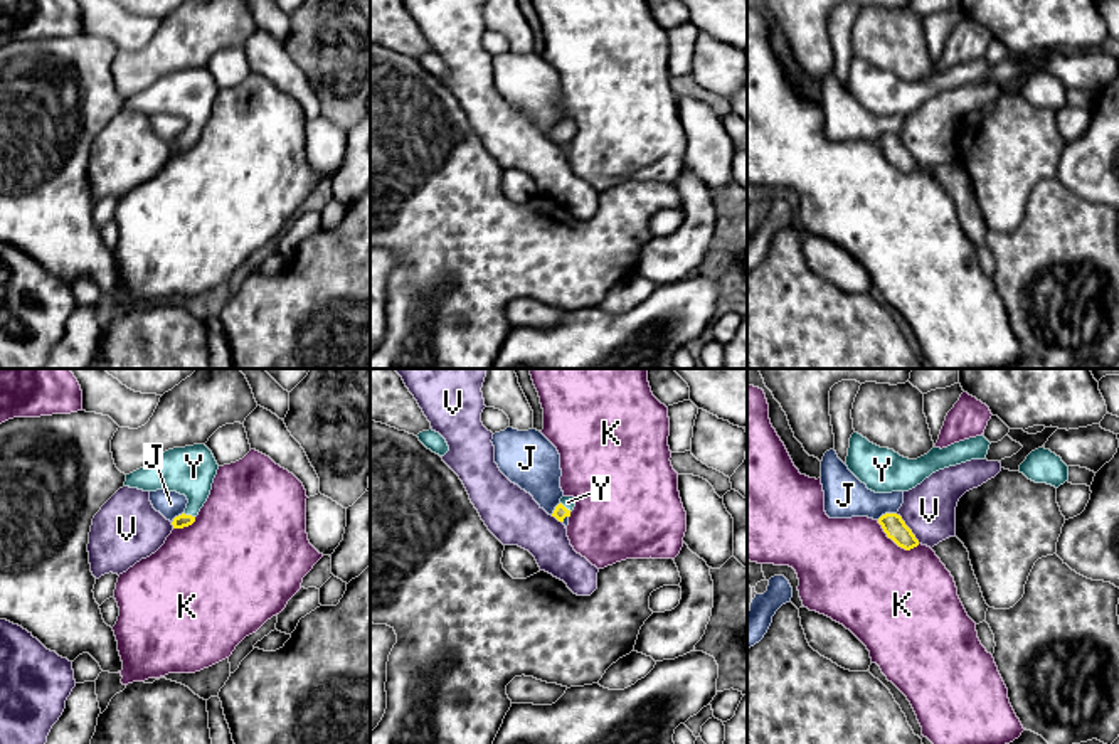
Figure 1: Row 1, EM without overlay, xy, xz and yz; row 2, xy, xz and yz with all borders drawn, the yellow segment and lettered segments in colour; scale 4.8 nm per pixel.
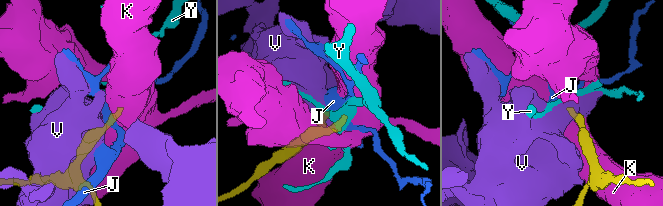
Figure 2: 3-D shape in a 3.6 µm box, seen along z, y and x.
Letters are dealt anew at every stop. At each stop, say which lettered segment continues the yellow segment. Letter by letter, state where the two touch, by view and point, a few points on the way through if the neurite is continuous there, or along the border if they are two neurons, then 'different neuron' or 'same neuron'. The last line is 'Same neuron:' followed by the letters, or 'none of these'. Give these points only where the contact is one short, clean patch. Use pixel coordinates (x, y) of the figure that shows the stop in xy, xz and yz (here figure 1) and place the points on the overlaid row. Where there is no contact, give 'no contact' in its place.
J: contact yz (885, 514); border yz (896, 512), (885, 512), (877, 519); different neuron
K: contact yz (896, 542); different neuron
V: contact yz (907, 527); border yz (896, 514), (919, 542); different neuron
Y: contact xy (189, 515); way xy (182, 520), (189, 515), (194, 505), (190, 470); same neuron
Same neuron: Y

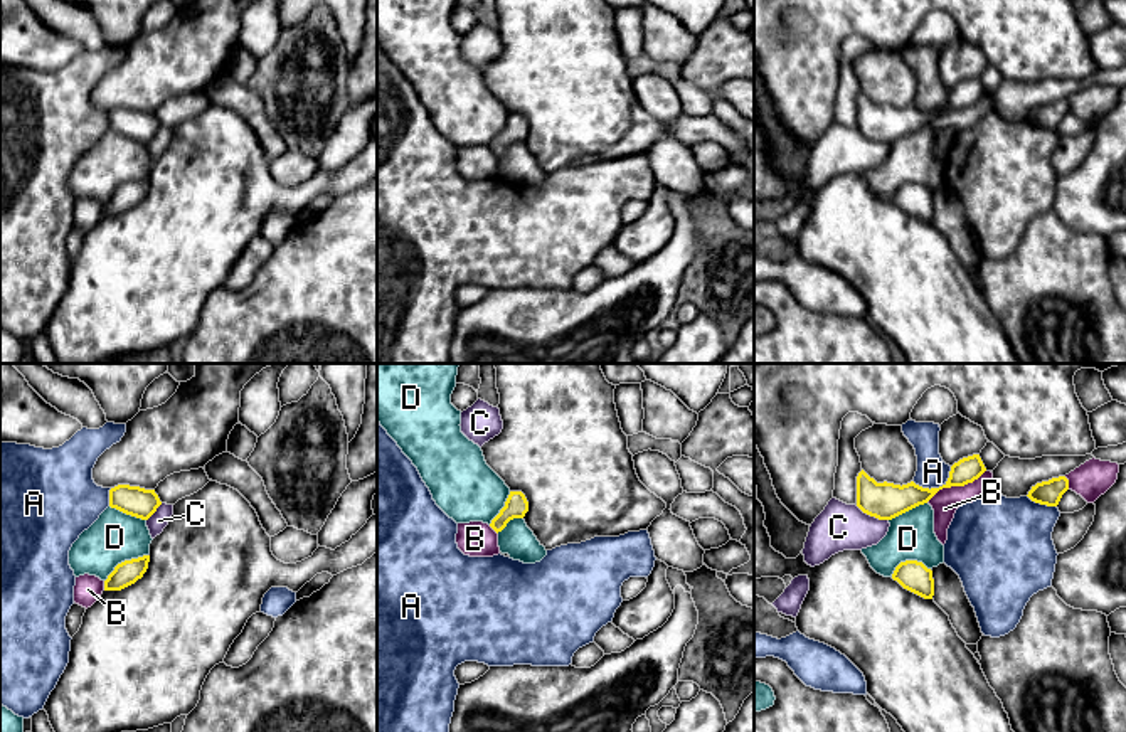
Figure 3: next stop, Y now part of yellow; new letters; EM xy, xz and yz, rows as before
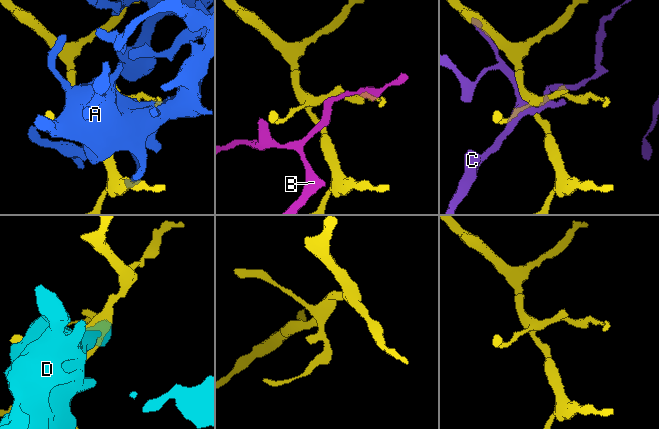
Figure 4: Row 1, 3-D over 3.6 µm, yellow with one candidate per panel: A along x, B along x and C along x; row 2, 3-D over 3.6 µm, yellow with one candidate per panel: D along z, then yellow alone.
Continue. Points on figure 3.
A: contact yz (936, 488); different neuron
B: contact yz (955, 485); different neuron
C: contact yz (872, 515); different neuron
D: contact xy (125, 561); different neuron
Same neuron: none of these

